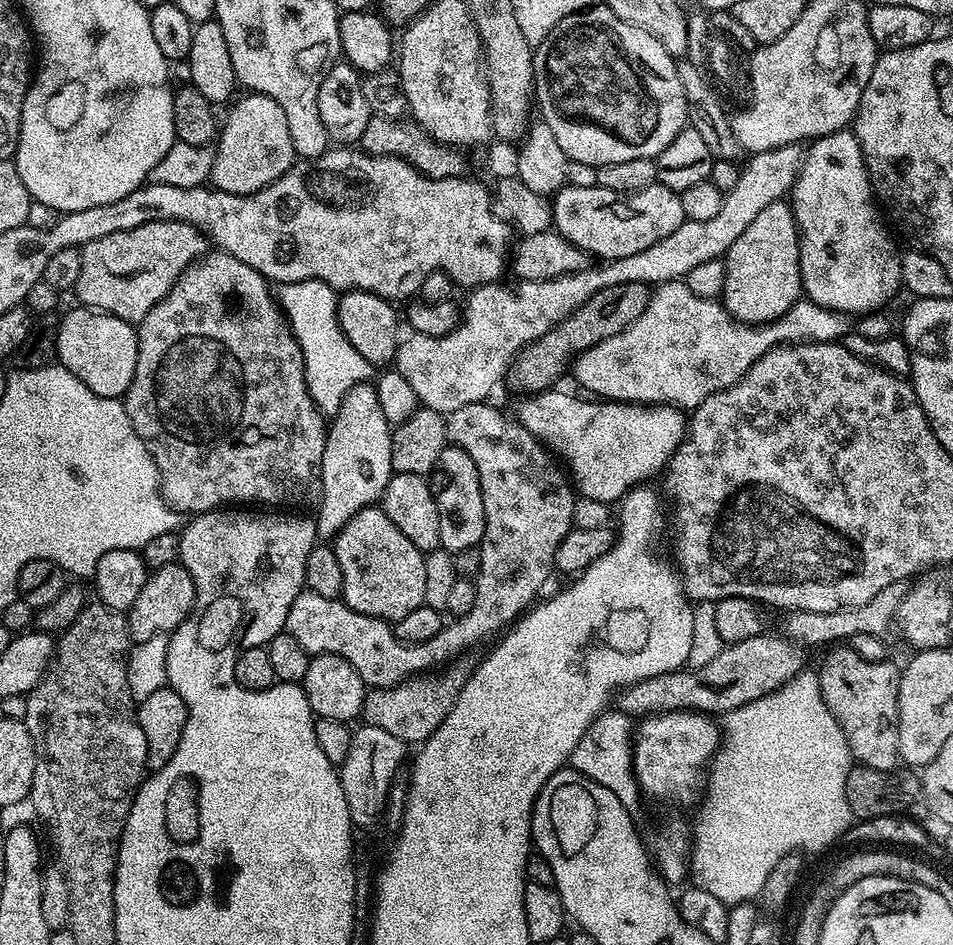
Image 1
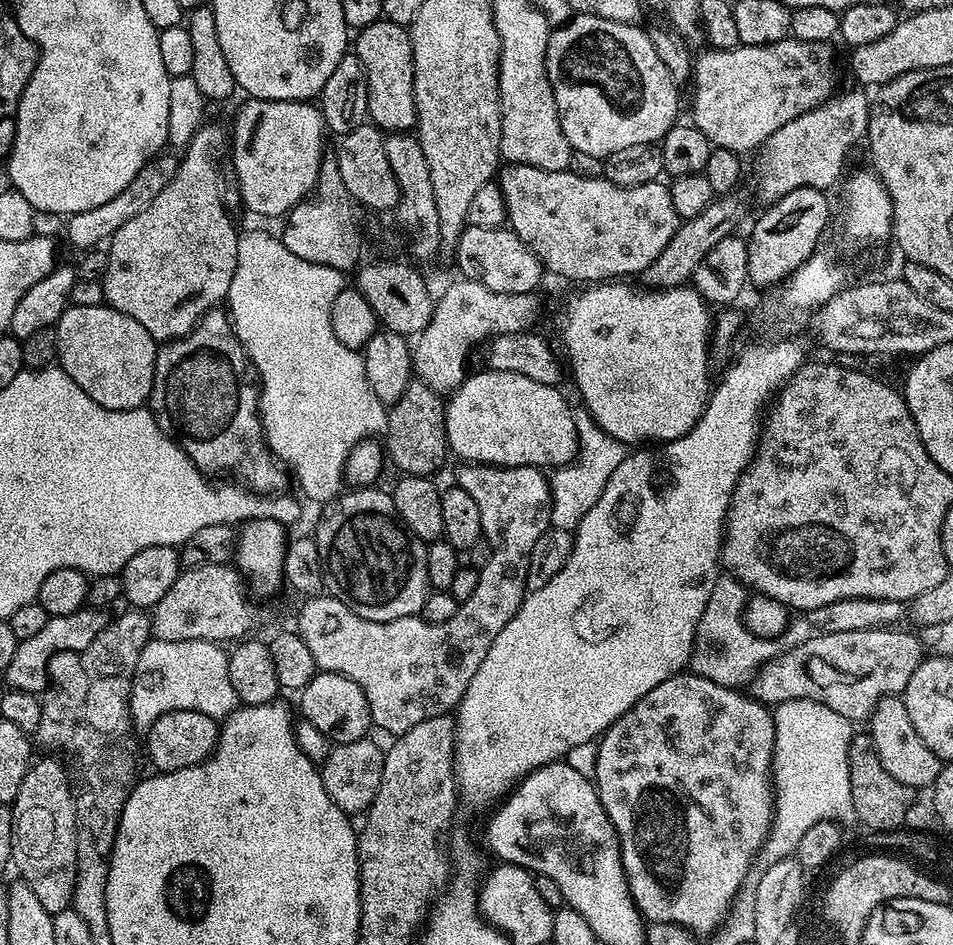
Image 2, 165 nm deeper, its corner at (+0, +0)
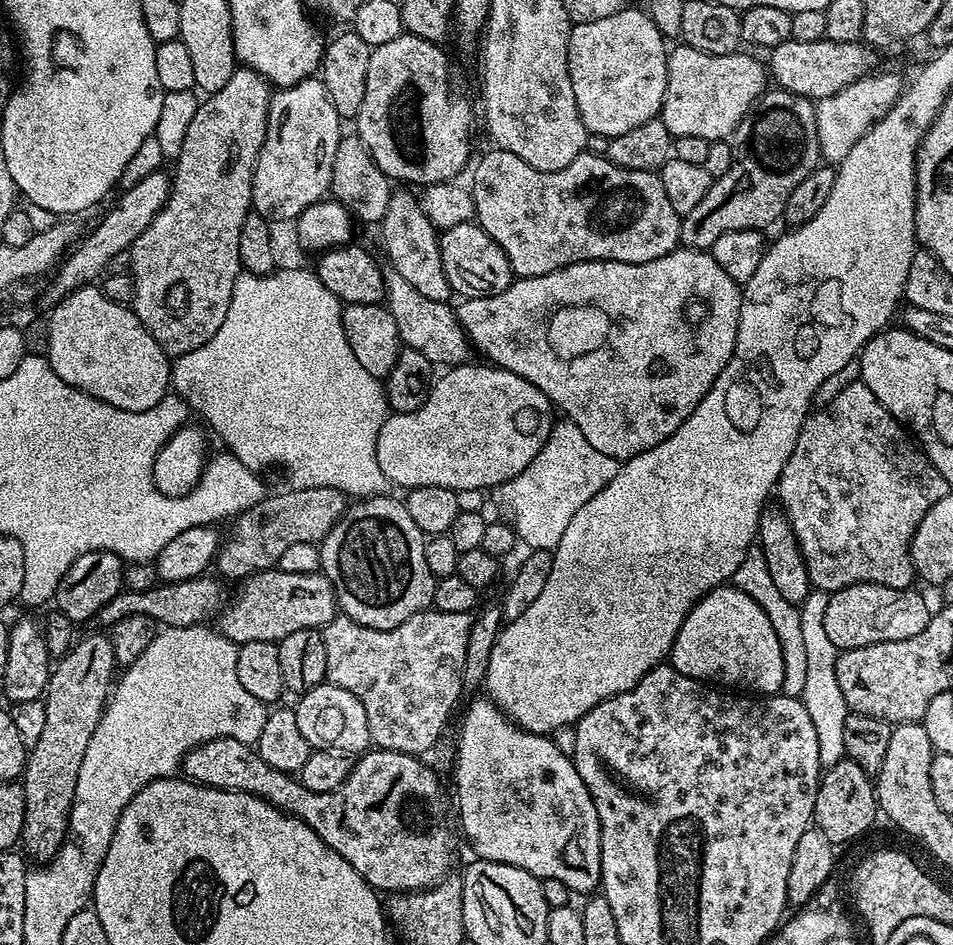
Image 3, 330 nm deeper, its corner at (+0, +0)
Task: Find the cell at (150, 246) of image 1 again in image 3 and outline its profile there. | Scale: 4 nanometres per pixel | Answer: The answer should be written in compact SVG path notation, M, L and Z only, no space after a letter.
M240 66L237 67L236 72L226 86L222 87L222 90L218 90L212 95L205 95L199 101L197 114L191 119L190 126L187 127L186 136L181 144L180 155L174 160L176 172L171 173L172 193L168 195L166 206L162 206L162 210L156 215L154 222L150 222L150 226L146 226L146 230L142 230L142 234L132 243L130 249L132 257L130 275L136 284L136 296L132 299L131 307L134 309L136 317L142 322L142 326L146 326L146 330L156 339L158 346L162 346L162 350L169 357L175 358L187 352L198 350L210 338L214 338L218 326L222 326L222 318L226 318L226 310L230 310L230 298L234 294L236 280L242 275L240 259L238 258L238 234L242 234L242 222L246 222L248 213L253 211L252 171L256 169L256 159L260 153L262 142L266 138L268 111L270 110L272 94L273 89L263 76L258 75L253 68Z

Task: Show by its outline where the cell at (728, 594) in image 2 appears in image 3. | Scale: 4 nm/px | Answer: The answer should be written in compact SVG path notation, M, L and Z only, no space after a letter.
M753 544L748 548L746 557L743 558L741 565L738 566L738 570L732 575L731 583L733 587L749 594L750 598L753 598L754 601L762 606L762 610L766 613L776 636L778 636L778 642L784 658L784 676L781 693L794 698L801 697L806 686L807 659L800 609L797 605L785 600L777 587L775 587L768 571L765 554L758 544Z

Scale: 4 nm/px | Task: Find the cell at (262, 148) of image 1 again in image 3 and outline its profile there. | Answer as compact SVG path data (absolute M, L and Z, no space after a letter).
M309 78L289 88L273 91L268 111L266 138L256 159L256 169L252 171L252 207L259 216L263 216L269 222L277 222L276 220L292 222L307 208L329 195L332 187L334 154L338 154L338 146L342 139L340 124L342 118L338 110L334 110L330 94L326 94L323 79Z

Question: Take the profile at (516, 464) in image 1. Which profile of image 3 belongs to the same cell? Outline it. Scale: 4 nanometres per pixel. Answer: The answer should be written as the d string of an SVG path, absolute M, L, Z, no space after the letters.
M425 610L406 618L406 622L388 632L362 626L343 614L338 614L324 625L327 683L350 690L350 694L362 702L362 710L366 710L366 722L370 726L370 738L377 749L420 756L439 742L460 700L460 692L465 691L466 646L470 642L473 619L472 612L446 614Z

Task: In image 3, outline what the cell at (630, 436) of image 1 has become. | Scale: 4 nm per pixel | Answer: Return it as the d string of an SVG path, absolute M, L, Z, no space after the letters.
M469 362L467 364L458 364L447 369L448 372L444 377L437 379L433 383L430 394L426 398L426 402L422 402L422 406L418 406L418 410L413 412L397 412L391 413L384 420L382 430L378 434L378 446L376 453L378 454L378 466L381 467L383 474L391 483L401 490L417 488L418 486L446 486L450 490L454 490L458 494L464 492L476 492L479 488L491 490L497 488L502 482L506 482L510 478L514 478L518 474L522 474L522 470L526 470L526 466L530 466L530 462L534 462L534 458L538 454L538 450L542 450L542 446L548 441L548 435L554 423L554 409L551 402L546 398L546 394L542 394L542 390L538 390L530 382L526 382L526 378L518 378L518 374L508 372L504 368L497 368L488 362Z

